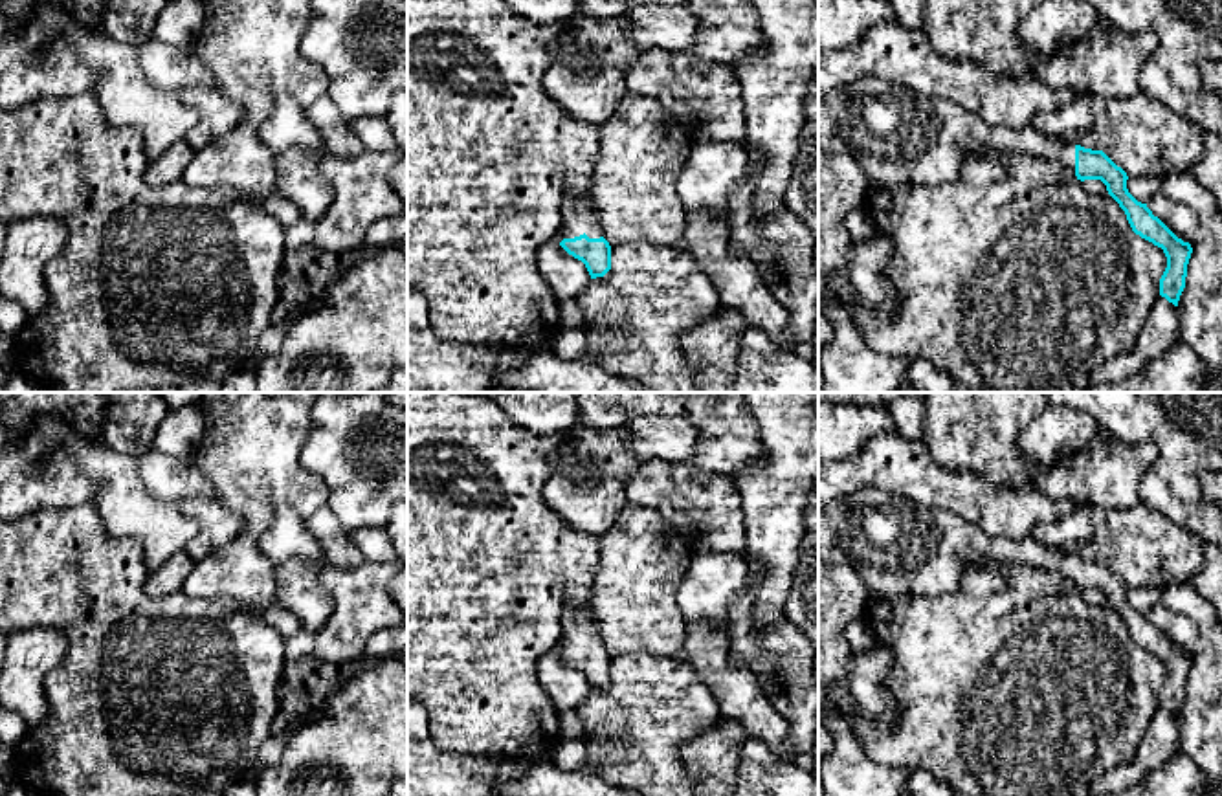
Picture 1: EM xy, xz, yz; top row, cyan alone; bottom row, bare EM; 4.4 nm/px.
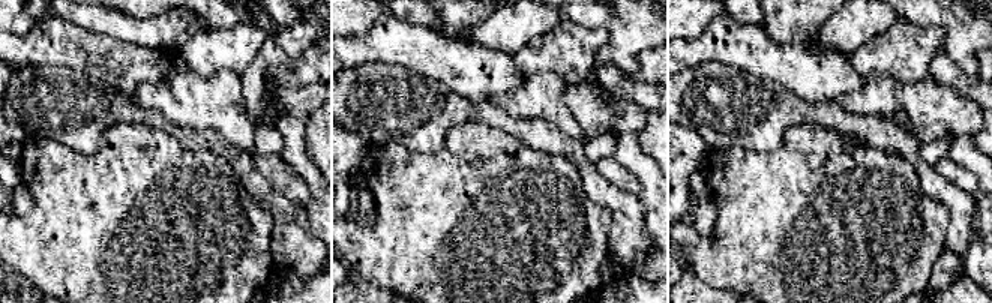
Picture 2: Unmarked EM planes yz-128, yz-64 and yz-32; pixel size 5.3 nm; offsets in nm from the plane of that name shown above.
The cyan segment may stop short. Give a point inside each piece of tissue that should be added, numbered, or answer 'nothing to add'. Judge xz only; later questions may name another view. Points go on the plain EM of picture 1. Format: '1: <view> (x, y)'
1: xz (580, 630)

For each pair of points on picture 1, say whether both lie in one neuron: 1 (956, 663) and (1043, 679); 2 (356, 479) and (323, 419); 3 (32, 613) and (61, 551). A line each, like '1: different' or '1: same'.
1: same
2: same
3: same

